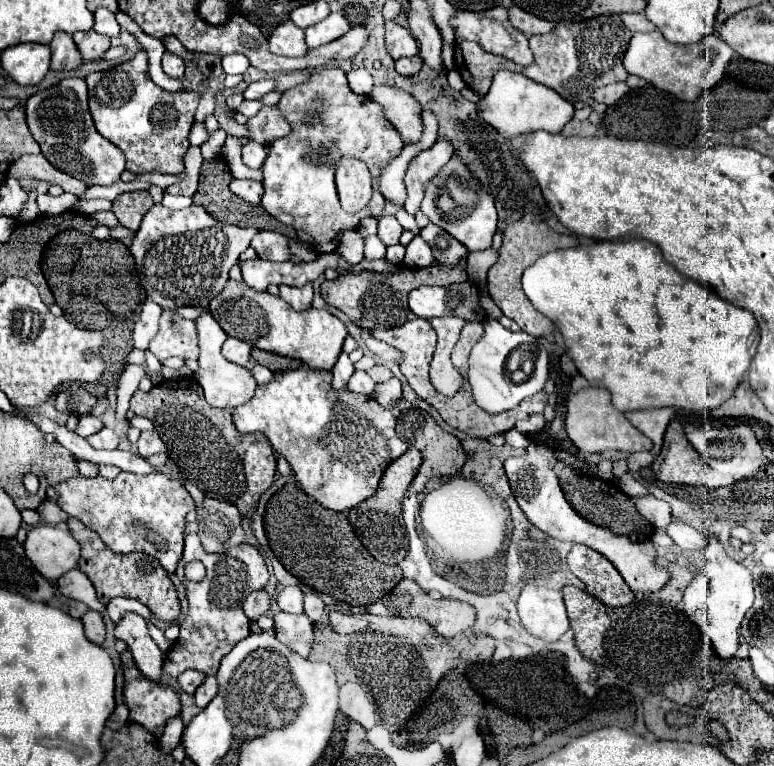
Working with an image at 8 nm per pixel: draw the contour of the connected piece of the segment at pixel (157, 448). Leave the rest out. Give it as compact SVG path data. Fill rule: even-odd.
M141 432L139 440L137 440L137 446L139 446L139 456L143 456L143 458L160 452L169 455L163 440L159 438L157 432Z

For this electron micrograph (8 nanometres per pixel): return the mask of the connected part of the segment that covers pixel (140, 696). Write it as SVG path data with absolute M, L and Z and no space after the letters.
M125 650L121 654L121 662L123 662L123 674L125 674L125 688L123 688L123 700L129 708L129 722L137 722L141 726L145 726L157 740L163 734L163 728L167 724L167 720L179 716L181 704L179 704L179 696L177 692L173 692L169 686L165 684L151 684L151 680L147 680L137 666L133 664L131 652Z

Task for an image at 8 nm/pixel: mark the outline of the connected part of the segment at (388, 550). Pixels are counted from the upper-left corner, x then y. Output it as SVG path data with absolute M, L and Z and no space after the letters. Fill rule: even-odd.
M409 448L403 456L399 456L399 460L395 460L395 464L387 466L387 472L383 474L383 480L379 482L375 496L371 496L371 500L365 500L357 508L349 510L347 518L349 518L351 526L355 528L353 532L359 536L361 544L369 550L369 554L383 564L399 564L407 554L409 538L407 538L405 522L401 516L401 502L403 502L403 494L407 492L411 480L415 478L419 466L421 466L419 450Z

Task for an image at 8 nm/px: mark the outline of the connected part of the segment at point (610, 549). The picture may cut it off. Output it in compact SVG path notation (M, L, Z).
M530 441L523 456L511 456L505 460L505 472L509 478L509 486L513 490L513 496L519 504L519 508L525 512L527 520L557 540L569 540L573 544L583 544L583 546L595 548L597 552L607 556L635 594L643 596L643 594L661 590L669 582L671 574L665 566L657 564L657 550L655 550L653 542L637 544L637 542L631 542L627 536L613 534L611 530L595 526L589 520L581 518L565 500L565 496L559 488L557 476L551 470L553 454L554 451L551 448Z

